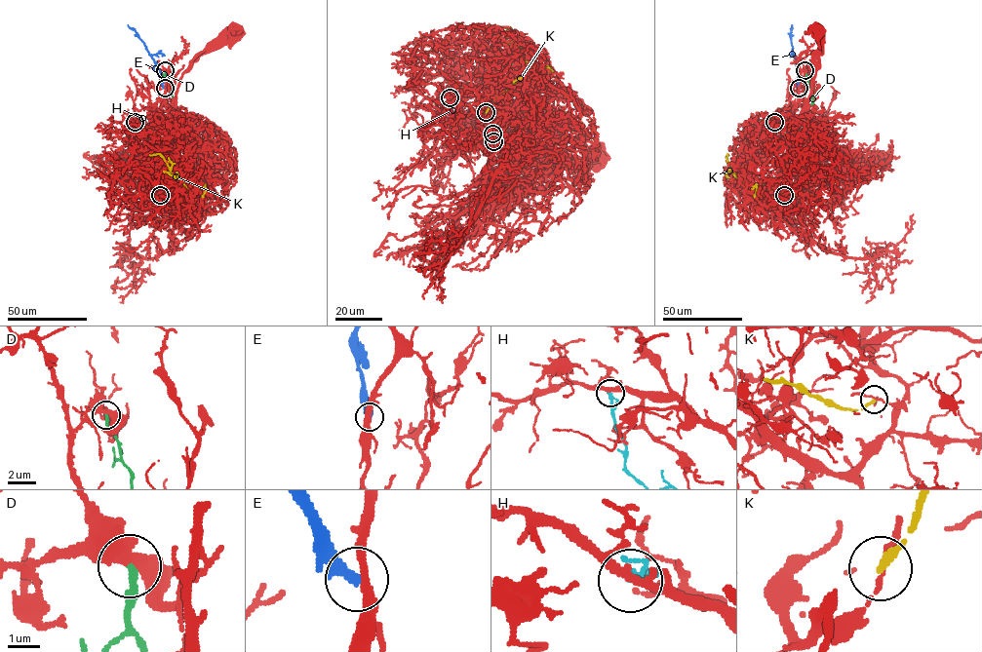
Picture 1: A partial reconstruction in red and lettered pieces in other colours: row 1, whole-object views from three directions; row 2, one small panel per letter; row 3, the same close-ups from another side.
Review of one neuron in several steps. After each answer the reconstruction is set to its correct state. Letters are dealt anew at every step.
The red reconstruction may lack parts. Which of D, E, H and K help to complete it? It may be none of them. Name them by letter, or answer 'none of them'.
E

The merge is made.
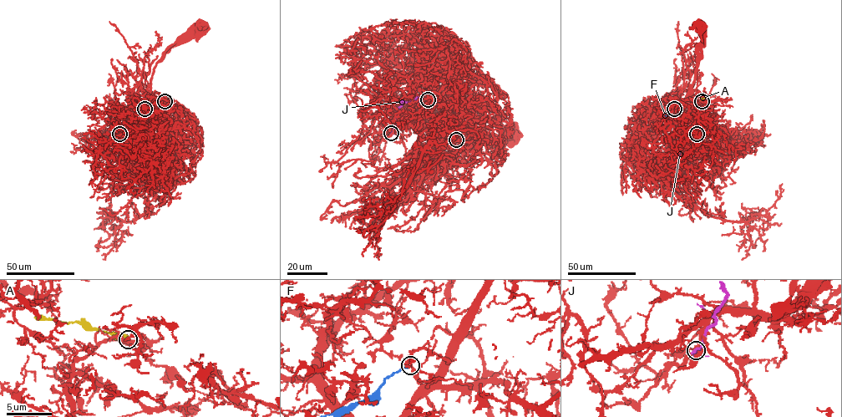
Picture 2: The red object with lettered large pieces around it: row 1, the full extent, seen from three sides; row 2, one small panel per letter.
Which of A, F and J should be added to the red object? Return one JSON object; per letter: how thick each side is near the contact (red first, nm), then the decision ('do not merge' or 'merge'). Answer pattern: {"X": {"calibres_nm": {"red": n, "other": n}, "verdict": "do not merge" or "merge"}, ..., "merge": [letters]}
{"A": {"calibres_nm": {"red": 280, "other": 500}, "verdict": "do not merge"}, "F": {"calibres_nm": {"red": 200, "other": 170}, "verdict": "do not merge"}, "J": {"calibres_nm": {"red": 280, "other": 650}, "verdict": "do not merge"}, "merge": []}

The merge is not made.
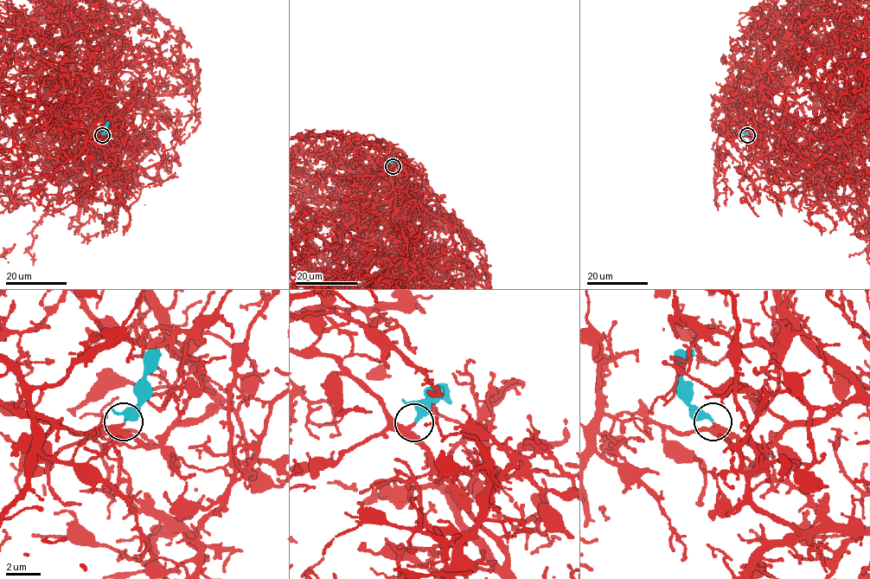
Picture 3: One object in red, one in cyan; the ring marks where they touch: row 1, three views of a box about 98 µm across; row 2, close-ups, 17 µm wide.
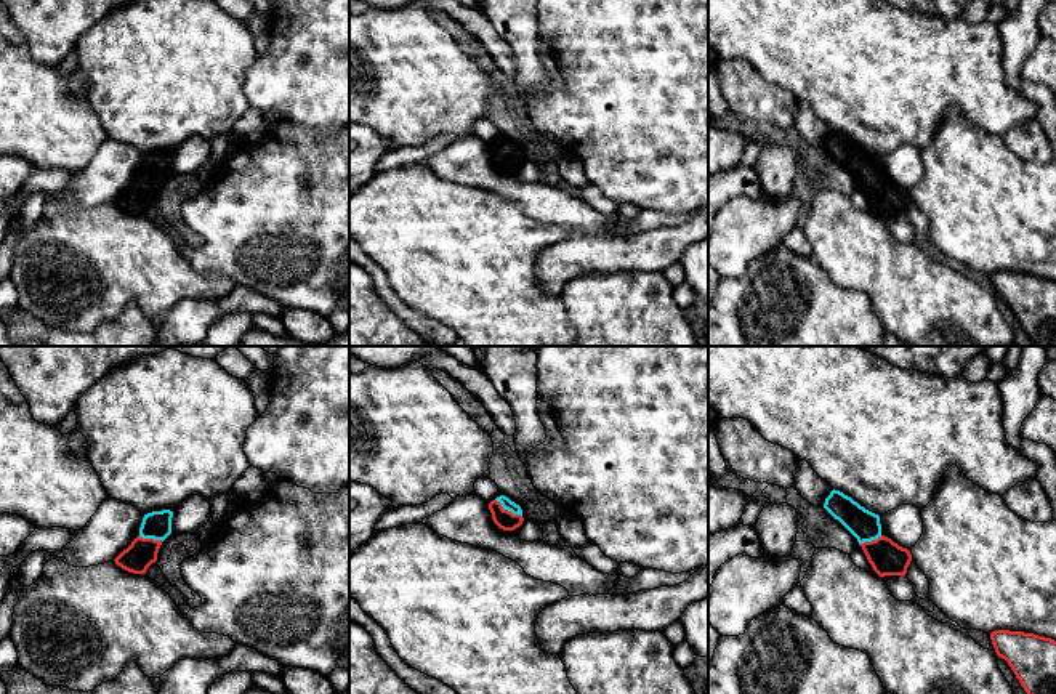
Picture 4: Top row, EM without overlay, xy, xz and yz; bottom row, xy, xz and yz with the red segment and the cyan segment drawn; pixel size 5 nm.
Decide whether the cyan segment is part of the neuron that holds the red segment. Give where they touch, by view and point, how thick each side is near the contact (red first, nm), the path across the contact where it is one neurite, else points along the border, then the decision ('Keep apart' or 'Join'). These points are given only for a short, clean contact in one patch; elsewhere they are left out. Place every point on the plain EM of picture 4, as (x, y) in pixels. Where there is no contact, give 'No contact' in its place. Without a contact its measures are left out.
Touches red at xz (507, 151). Thickness 100 nm (red) against 60 nm. Path across: xz (505, 161), (507, 151), (507, 145). Join

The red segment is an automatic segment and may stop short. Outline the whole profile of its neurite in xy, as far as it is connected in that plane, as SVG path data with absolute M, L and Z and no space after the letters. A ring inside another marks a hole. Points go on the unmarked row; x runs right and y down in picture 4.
M170 151L144 155L139 176L114 200L115 205L133 215L146 215L157 202L162 183L171 175L171 159Z

